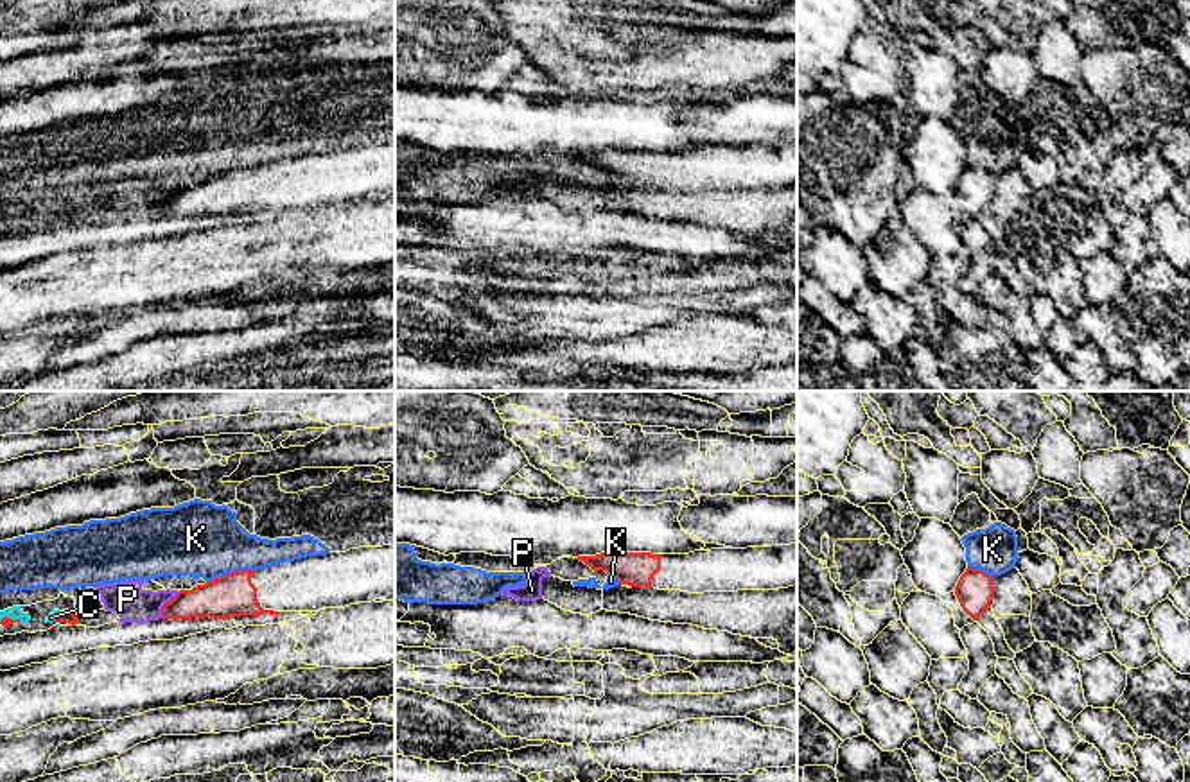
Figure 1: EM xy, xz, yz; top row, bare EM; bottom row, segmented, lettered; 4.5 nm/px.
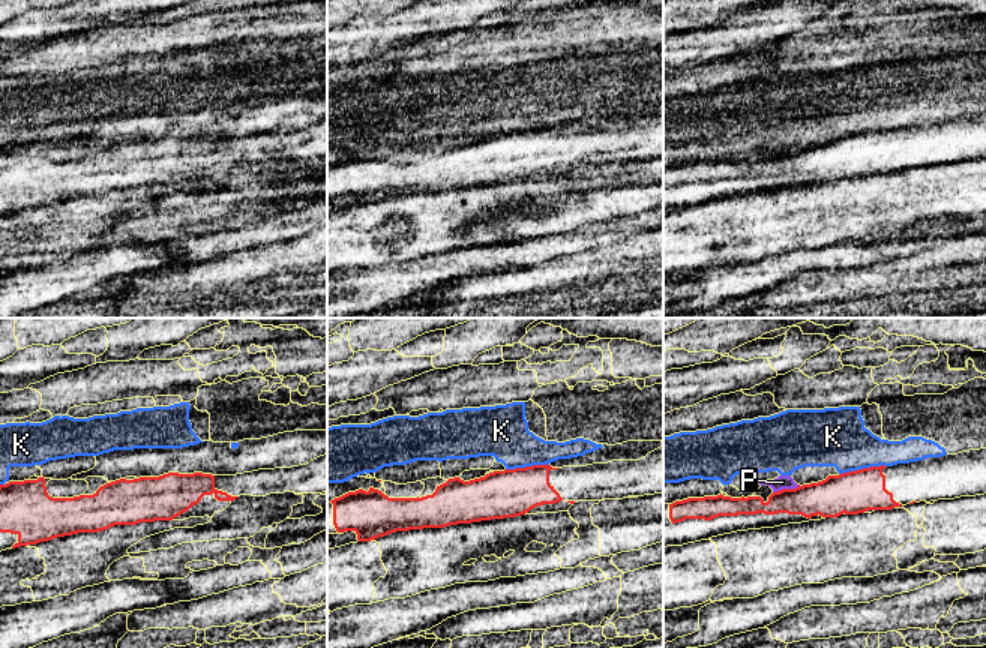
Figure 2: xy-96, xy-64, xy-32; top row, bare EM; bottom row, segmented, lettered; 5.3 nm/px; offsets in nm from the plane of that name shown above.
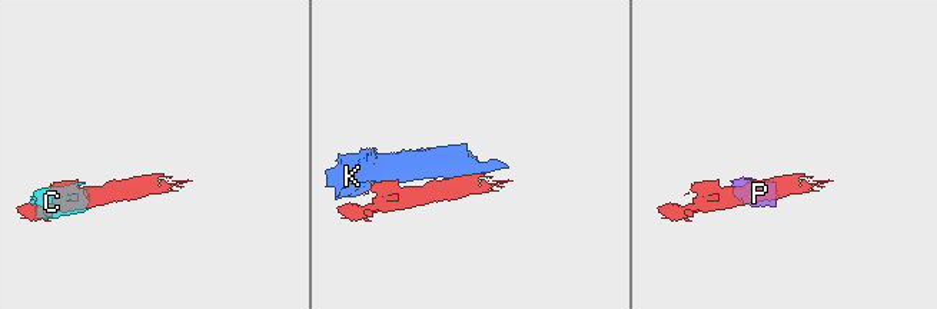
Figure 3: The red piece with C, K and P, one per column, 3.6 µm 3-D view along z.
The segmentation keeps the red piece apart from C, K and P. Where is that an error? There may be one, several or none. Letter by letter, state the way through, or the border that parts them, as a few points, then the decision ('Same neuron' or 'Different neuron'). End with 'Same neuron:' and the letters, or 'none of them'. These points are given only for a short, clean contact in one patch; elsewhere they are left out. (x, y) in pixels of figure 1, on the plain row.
C: Different neuron
K: Boundary: xy (253, 167), (237, 167), (207, 180). Different neuron
P: Boundary: xy (178, 191), (164, 203), (162, 216). Different neuron
Same neuron: none of them

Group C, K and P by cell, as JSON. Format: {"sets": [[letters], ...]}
{"sets": [["C", "P"], ["K"]]}

